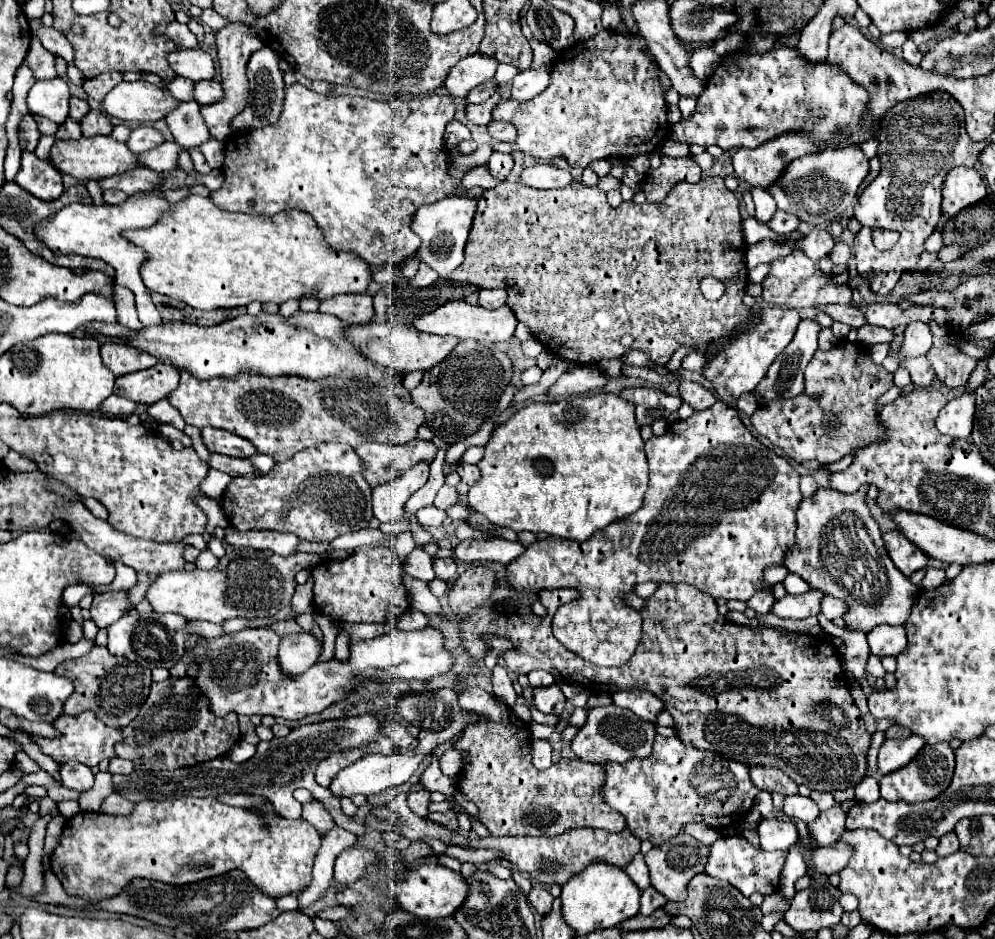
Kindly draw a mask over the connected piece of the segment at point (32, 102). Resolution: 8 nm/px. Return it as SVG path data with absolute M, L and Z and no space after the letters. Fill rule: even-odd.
M60 77L50 81L36 81L34 87L28 91L26 103L32 115L42 115L62 125L68 119L68 103L70 103L68 85Z

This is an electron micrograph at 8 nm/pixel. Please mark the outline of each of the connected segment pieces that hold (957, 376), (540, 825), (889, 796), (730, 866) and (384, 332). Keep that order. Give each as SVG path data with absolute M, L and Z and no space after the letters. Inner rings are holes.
M930 327L930 331L934 337L934 345L926 357L936 371L936 377L946 387L966 385L978 359L968 357L958 349L958 341L962 341L964 335L954 333L950 327Z
M476 687L460 693L458 705L478 719L452 741L456 751L466 753L464 767L456 777L456 789L478 807L480 821L494 837L556 837L576 827L594 827L612 833L626 829L624 815L608 807L600 795L600 783L604 783L602 765L582 759L562 759L550 769L540 771L532 765L530 725L520 721L502 699Z
M940 741L936 745L924 745L922 751L916 755L916 759L912 759L906 767L882 775L880 795L886 801L906 801L906 803L928 801L948 789L948 783L952 781L952 771L954 771L954 751L948 741Z
M724 837L724 839L718 839L710 847L710 857L708 857L704 873L712 875L716 879L728 881L732 887L736 887L746 897L750 897L752 893L772 895L780 887L780 873L786 863L786 855L788 855L788 851L756 849L744 837Z
M388 321L388 323L382 323L382 325L378 325L378 323L354 325L352 329L348 329L348 339L360 349L362 355L366 355L374 363L380 363L380 365L384 365L388 369L394 369L398 373L432 369L442 359L446 359L448 353L460 343L460 339L456 339L456 337L440 337L440 335L420 333L414 327L400 325L396 321Z

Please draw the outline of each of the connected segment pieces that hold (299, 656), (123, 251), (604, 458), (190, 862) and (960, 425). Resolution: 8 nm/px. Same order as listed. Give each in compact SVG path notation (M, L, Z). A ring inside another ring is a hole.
M312 633L286 635L280 641L278 665L286 677L296 677L316 663L322 653L320 641Z
M132 195L120 205L104 203L104 205L96 207L96 205L70 203L70 205L62 207L60 211L56 211L54 215L38 221L34 225L34 235L36 235L38 241L42 241L56 255L74 253L74 255L82 255L82 257L102 259L108 265L112 265L120 285L128 287L136 295L136 309L138 309L140 323L142 325L156 325L156 323L162 321L160 313L154 307L154 303L150 301L148 289L144 287L144 283L140 279L140 273L138 273L138 269L144 263L146 255L144 255L144 251L140 251L140 247L124 241L124 237L120 233L124 229L150 227L160 217L160 211L166 211L168 207L170 207L170 203L164 197L156 197L156 195L146 195L146 197Z
M602 393L592 395L592 397L568 397L568 399L560 399L556 403L532 403L528 407L520 409L506 423L502 423L500 427L494 429L494 433L486 445L486 453L478 463L478 469L482 473L482 477L468 491L468 503L472 509L486 515L498 527L508 527L514 531L548 533L548 535L576 539L576 541L584 541L594 531L610 525L614 519L620 519L620 517L626 517L626 515L638 511L642 507L644 493L648 487L648 463L646 463L646 455L644 455L644 441L640 437L640 427L634 421L634 407L632 407L632 403L628 403L616 395L602 395Z
M216 797L186 799L186 801L140 801L134 803L128 815L106 813L78 813L66 821L62 839L52 853L52 871L68 891L88 901L118 895L132 877L146 877L170 885L196 883L228 871L244 871L256 889L278 899L290 893L300 893L312 881L312 865L322 845L320 831L306 819L286 819L280 815L266 815L252 809L230 807Z
M972 393L952 399L940 411L936 419L936 427L942 435L954 439L966 439L970 437L974 427L974 411L976 411L976 397Z

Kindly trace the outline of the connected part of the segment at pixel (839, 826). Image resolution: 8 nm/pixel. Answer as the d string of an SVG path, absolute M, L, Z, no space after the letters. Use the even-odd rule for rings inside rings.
M834 805L828 811L822 811L820 819L810 823L810 835L814 837L816 845L828 847L828 845L840 841L842 833L846 831L844 821L846 821L846 813L838 805Z

